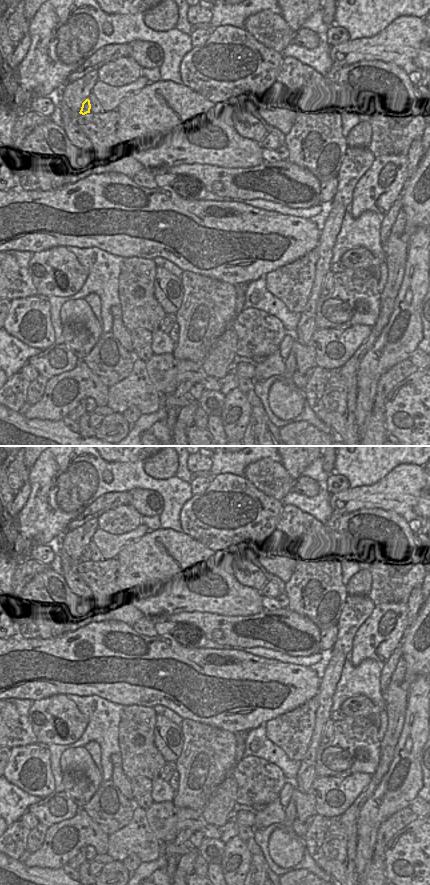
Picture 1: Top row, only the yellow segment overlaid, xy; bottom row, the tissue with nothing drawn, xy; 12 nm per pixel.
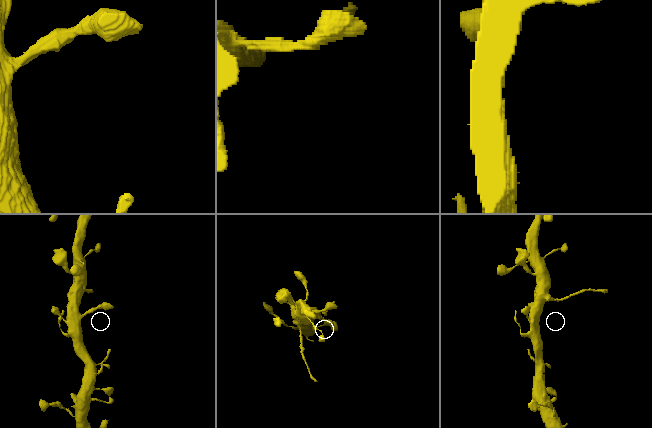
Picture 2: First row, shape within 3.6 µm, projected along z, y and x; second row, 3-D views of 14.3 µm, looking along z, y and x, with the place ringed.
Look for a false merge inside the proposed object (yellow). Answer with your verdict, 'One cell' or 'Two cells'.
Two cells

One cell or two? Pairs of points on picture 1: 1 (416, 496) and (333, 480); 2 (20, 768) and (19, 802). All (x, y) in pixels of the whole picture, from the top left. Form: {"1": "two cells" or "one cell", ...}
{"1": "two cells", "2": "two cells"}

